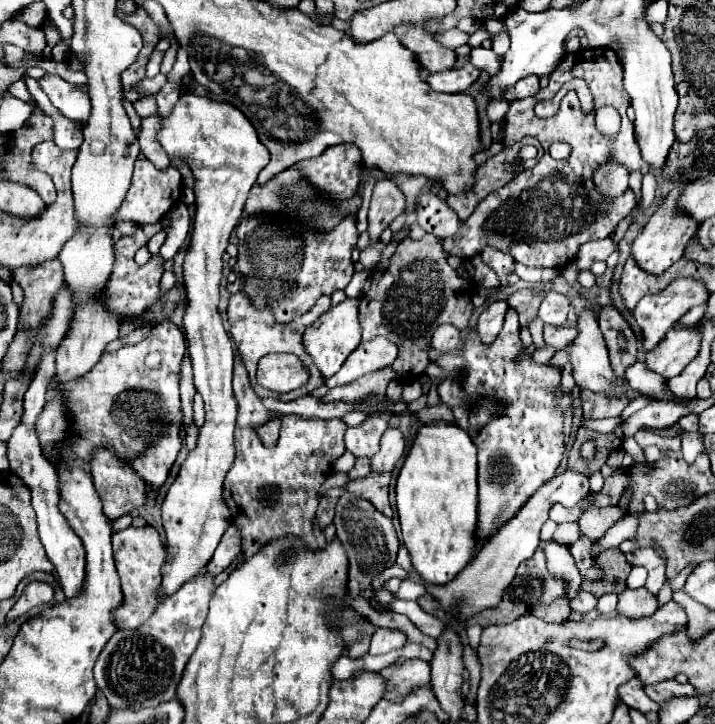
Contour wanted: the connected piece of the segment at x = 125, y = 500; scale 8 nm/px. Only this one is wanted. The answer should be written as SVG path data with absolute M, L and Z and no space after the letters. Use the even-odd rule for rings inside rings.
M100 450L90 462L94 488L102 500L104 516L112 522L146 502L148 488L128 464L110 450Z

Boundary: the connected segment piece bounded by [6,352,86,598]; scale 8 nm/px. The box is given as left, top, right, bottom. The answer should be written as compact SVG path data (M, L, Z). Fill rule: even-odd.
M54 352L44 356L44 360L40 360L40 368L36 368L34 380L28 386L28 392L24 394L24 416L20 418L20 424L14 428L14 432L6 440L6 444L8 444L10 472L20 476L20 480L24 480L24 484L28 484L28 488L30 488L32 508L38 516L38 534L40 534L40 542L46 550L46 556L54 564L54 568L60 576L60 586L62 586L66 598L74 598L84 582L86 552L84 552L82 540L78 540L76 532L68 526L66 518L58 510L58 500L60 500L58 474L52 468L52 464L48 464L48 460L44 460L42 450L40 450L40 440L36 436L36 420L46 404L44 394L46 394L46 388L48 388L48 382L52 380L52 376L54 376Z

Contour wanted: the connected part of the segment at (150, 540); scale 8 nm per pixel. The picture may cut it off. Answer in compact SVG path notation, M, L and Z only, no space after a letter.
M130 526L124 530L116 530L116 532L112 532L112 546L114 546L116 570L120 574L122 592L124 592L124 604L120 608L116 608L116 612L114 612L116 626L118 626L118 630L138 628L152 616L152 612L158 604L154 592L162 580L160 570L162 570L162 564L166 562L166 550L162 546L160 534L152 526L144 526L144 528Z

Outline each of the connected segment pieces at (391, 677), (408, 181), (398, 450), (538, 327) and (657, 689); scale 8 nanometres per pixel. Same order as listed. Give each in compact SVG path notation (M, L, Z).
M406 660L404 664L394 664L380 670L384 676L386 692L384 700L400 702L414 688L430 682L430 664L424 660Z
M398 174L396 176L390 176L390 180L396 182L396 186L402 190L405 196L405 212L410 214L416 209L416 198L421 189L427 182L427 178L422 175L407 175Z
M388 428L380 440L380 450L376 456L370 458L372 472L392 472L398 462L404 458L404 436L396 428Z
M536 316L530 324L528 324L528 328L530 328L530 332L534 334L534 344L540 348L540 346L544 346L544 340L542 340L542 326L544 326L544 322Z
M664 680L658 684L646 684L644 692L654 700L654 702L664 702L672 696L682 696L682 694L696 694L696 690L690 684L678 684L676 680Z

